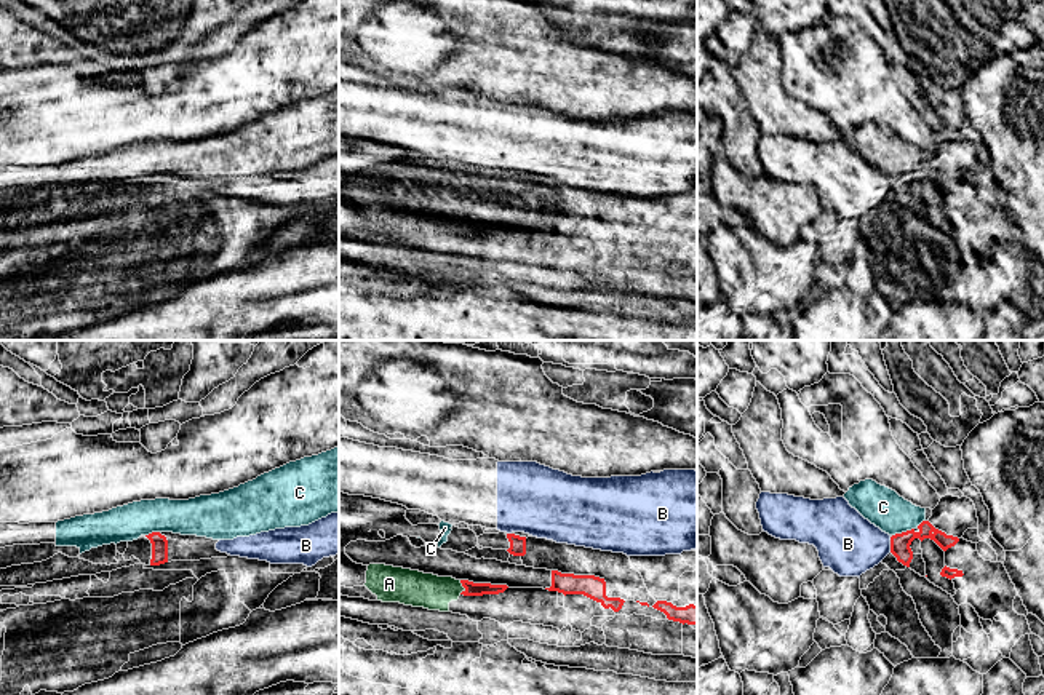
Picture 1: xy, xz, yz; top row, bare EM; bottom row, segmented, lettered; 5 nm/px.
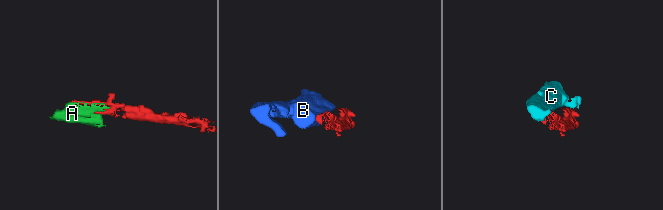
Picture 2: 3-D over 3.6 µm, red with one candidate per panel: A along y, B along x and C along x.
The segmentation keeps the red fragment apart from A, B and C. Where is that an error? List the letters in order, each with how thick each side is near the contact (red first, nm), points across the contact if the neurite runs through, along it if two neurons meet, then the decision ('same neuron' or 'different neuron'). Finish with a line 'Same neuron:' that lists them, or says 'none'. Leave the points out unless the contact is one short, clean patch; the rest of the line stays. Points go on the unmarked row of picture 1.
A: calibres 70 and 180 nm; same neuron
B: calibres 100 and 300 nm; different neuron
C: calibres 100 and 200 nm; different neuron
Same neuron: A

